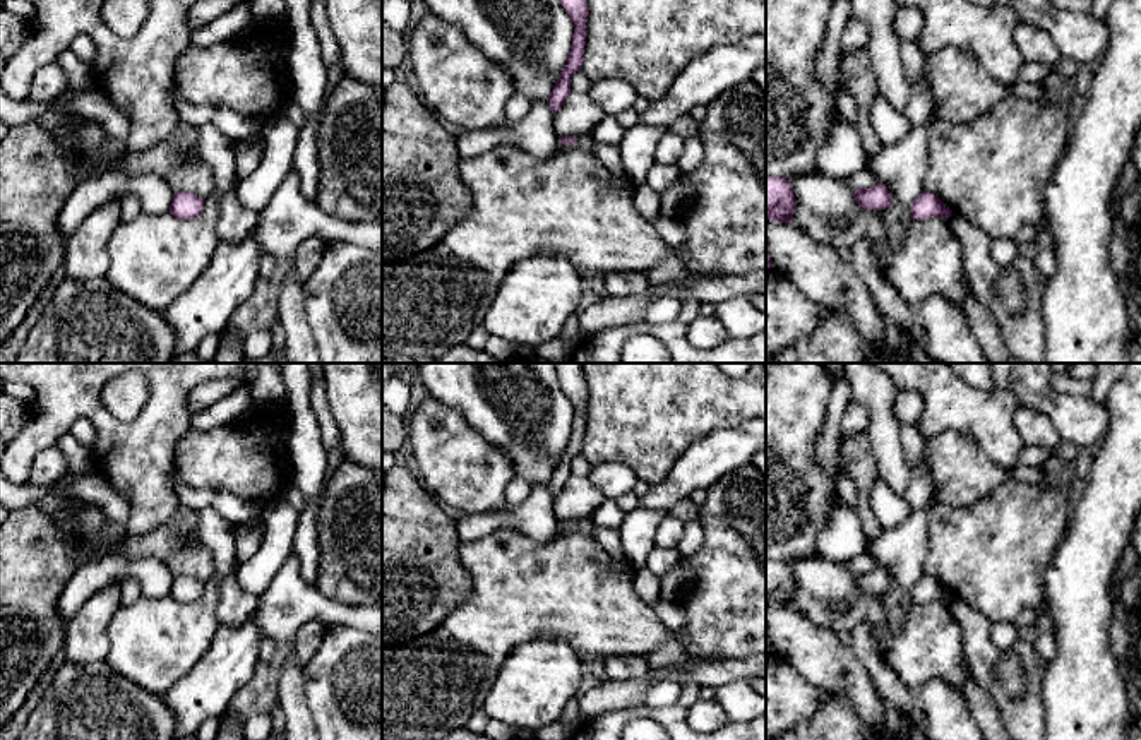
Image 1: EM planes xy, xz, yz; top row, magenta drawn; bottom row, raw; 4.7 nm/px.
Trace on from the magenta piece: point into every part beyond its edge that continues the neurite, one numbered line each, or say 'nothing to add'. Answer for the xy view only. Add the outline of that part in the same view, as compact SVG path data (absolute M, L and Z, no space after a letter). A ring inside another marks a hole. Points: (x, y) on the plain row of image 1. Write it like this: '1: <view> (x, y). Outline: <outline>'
nothing to add

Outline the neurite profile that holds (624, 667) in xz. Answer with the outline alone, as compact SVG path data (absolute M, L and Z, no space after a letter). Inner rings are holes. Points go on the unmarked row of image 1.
M622 654L606 656L603 659L610 680L629 680L651 671L651 665L646 656Z

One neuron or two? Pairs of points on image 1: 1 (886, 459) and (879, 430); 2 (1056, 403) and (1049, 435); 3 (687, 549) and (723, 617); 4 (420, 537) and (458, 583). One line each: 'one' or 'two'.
1: one
2: two
3: two
4: one

